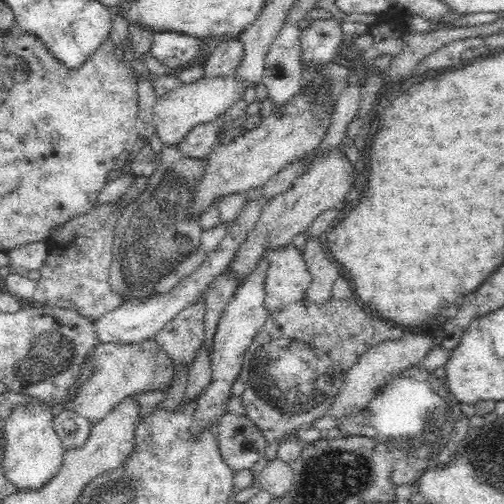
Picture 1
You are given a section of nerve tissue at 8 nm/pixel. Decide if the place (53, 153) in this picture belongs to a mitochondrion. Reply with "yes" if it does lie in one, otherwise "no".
no

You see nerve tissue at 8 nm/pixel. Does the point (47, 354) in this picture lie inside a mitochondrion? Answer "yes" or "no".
yes

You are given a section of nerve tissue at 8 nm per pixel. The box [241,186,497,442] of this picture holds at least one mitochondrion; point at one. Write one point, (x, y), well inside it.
(267, 368)

